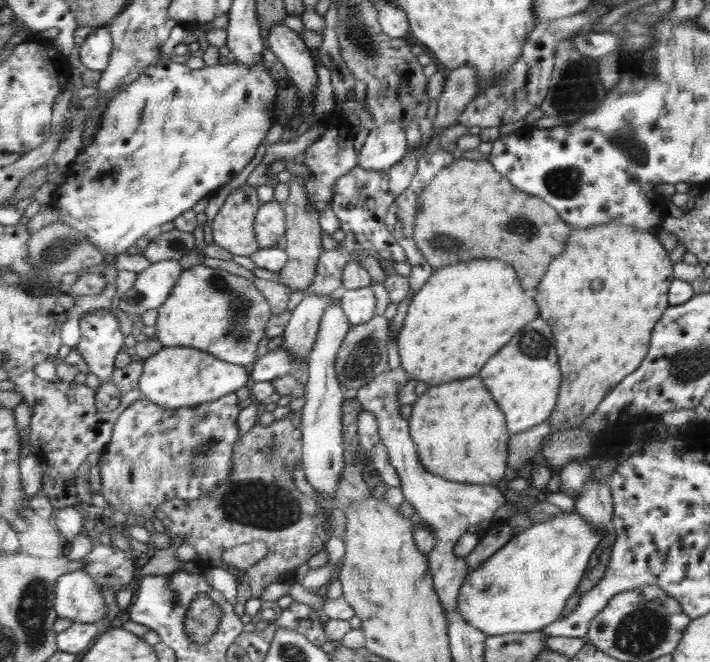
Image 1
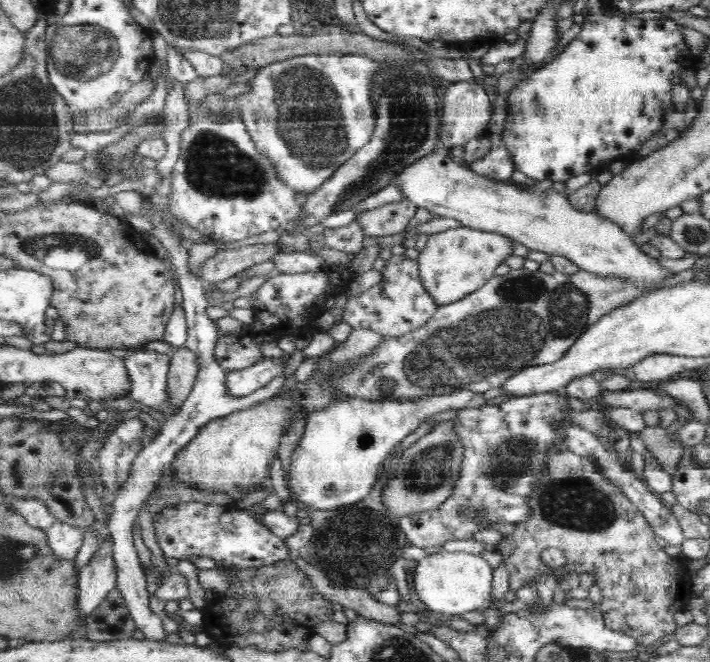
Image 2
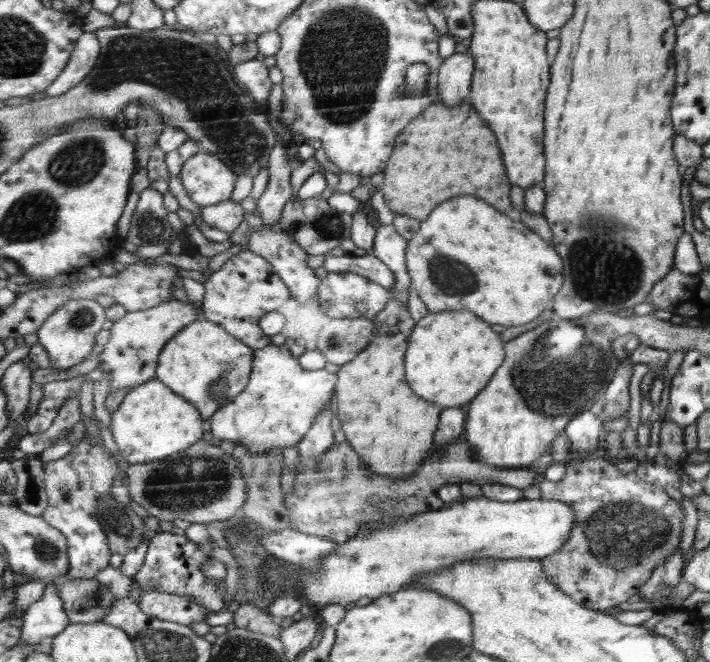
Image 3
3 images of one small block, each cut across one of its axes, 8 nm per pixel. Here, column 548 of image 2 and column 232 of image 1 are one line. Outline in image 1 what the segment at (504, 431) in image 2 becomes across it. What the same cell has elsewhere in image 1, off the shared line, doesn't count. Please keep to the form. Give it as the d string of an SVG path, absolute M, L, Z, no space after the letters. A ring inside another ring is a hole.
M236 393L227 394L214 402L175 409L162 406L147 398L132 404L115 426L113 441L102 453L103 494L114 510L134 512L138 519L157 516L160 506L170 499L201 500L206 493L218 490L232 472L232 456L242 437L238 425L240 400Z

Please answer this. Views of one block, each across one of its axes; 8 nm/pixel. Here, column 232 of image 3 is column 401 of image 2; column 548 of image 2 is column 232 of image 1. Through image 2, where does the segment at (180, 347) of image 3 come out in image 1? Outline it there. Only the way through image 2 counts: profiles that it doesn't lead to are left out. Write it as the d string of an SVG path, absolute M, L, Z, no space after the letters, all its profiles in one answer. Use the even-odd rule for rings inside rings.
M205 264L185 270L169 300L158 311L159 317L154 330L165 347L192 347L210 352L223 361L242 366L254 366L254 362L262 358L262 342L266 342L268 324L275 315L273 306L270 306L265 295L254 287L253 282Z

